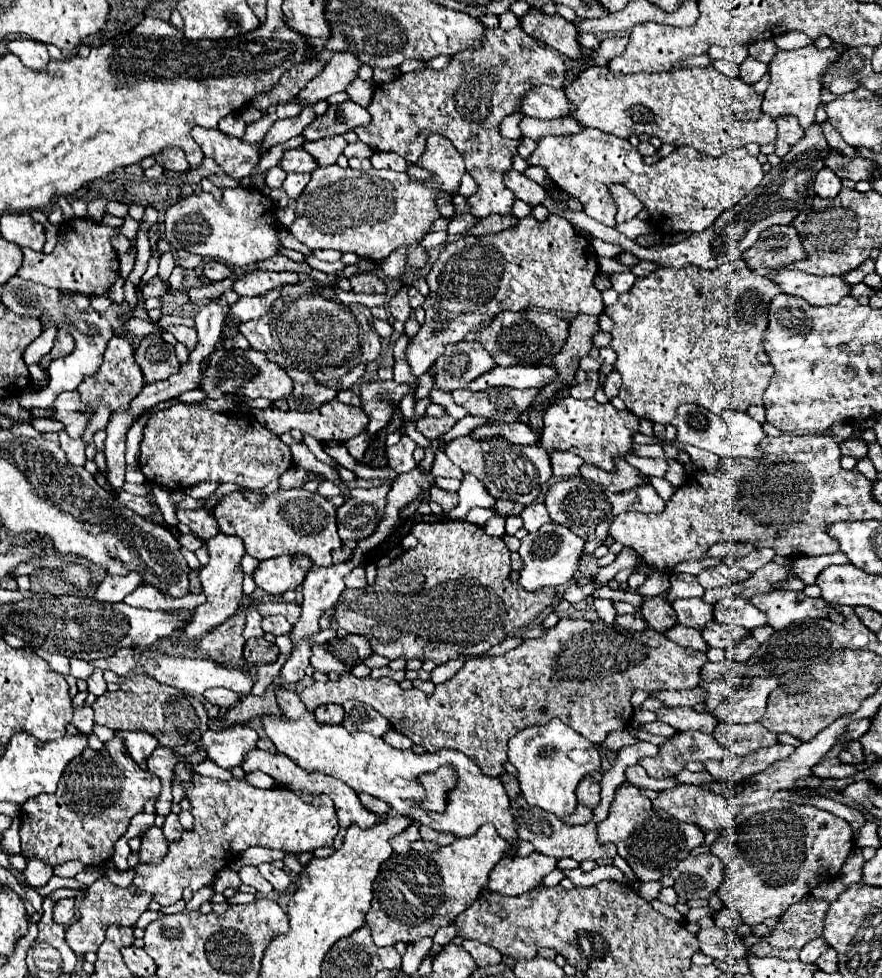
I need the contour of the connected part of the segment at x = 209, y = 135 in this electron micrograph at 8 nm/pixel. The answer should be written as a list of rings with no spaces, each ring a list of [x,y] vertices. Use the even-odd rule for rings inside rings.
[[[194,127],[192,137],[204,151],[204,157],[214,159],[220,169],[236,181],[250,175],[262,157],[260,149],[254,143],[244,143],[242,139],[228,137],[218,129]]]

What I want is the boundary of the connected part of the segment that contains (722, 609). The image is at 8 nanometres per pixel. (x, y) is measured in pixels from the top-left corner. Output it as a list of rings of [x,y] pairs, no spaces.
[[[728,597],[714,605],[714,619],[718,623],[732,623],[744,629],[754,629],[766,623],[766,617],[760,609],[750,605],[744,597]]]

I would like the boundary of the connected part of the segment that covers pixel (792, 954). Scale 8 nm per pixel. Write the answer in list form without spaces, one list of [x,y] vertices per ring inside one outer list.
[[[814,897],[796,901],[794,905],[790,905],[790,909],[786,909],[786,913],[782,913],[780,921],[774,925],[774,931],[762,939],[762,943],[754,949],[754,955],[756,957],[778,957],[778,959],[784,959],[784,961],[798,959],[798,953],[806,943],[822,937],[824,915],[826,915],[828,907],[830,907],[828,901],[814,899]]]

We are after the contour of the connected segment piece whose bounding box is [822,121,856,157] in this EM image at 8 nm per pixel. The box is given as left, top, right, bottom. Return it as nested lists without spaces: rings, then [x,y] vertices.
[[[824,121],[824,123],[822,123],[822,131],[824,131],[824,137],[826,137],[826,141],[828,141],[828,145],[830,145],[832,149],[840,151],[840,153],[846,155],[846,157],[854,157],[854,155],[856,155],[856,149],[850,147],[850,145],[846,145],[846,141],[842,141],[840,133],[830,125],[830,121]]]

